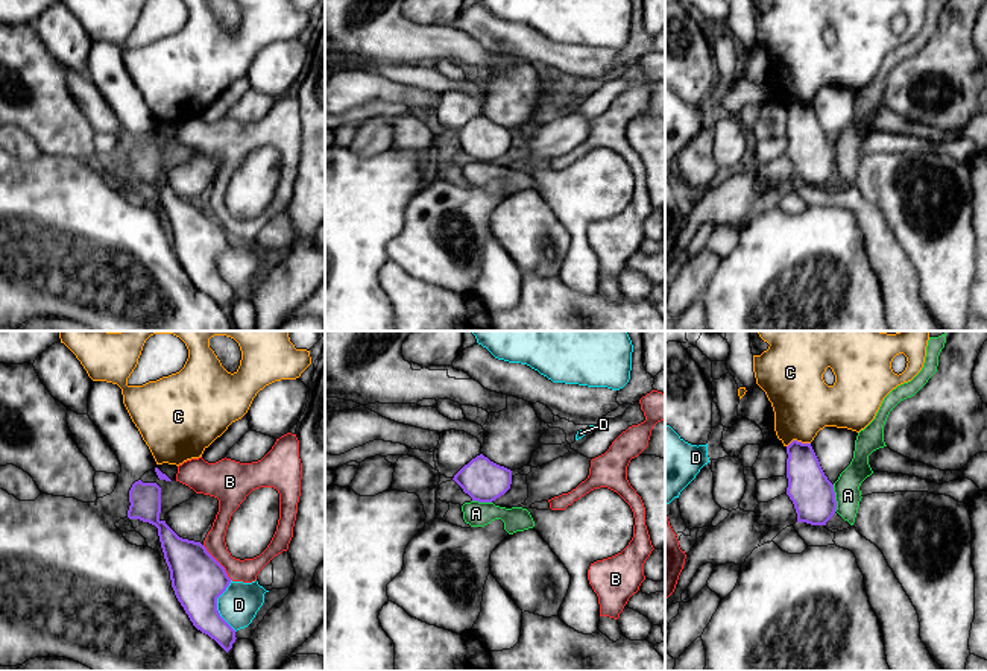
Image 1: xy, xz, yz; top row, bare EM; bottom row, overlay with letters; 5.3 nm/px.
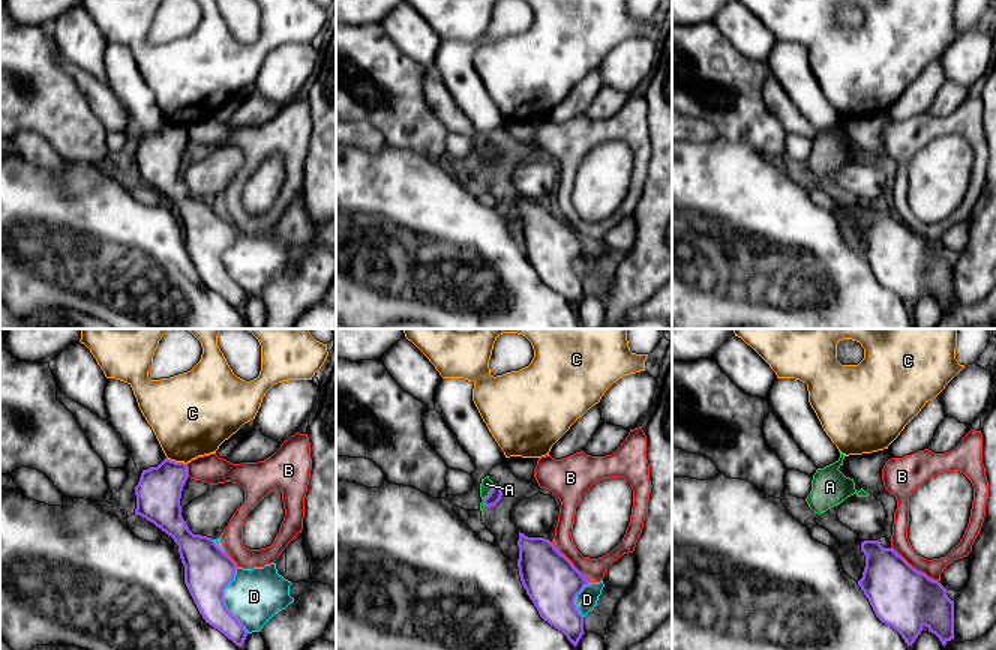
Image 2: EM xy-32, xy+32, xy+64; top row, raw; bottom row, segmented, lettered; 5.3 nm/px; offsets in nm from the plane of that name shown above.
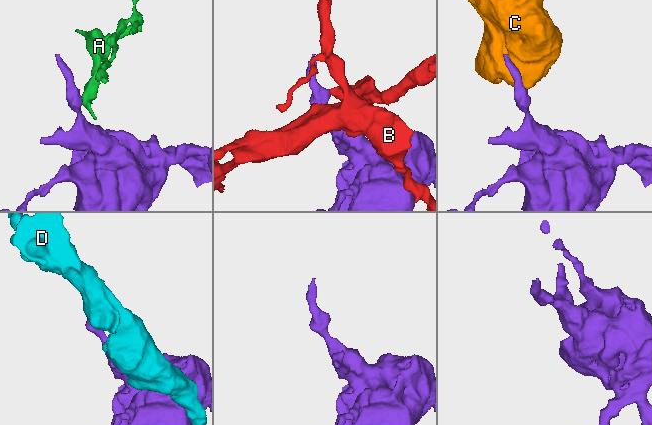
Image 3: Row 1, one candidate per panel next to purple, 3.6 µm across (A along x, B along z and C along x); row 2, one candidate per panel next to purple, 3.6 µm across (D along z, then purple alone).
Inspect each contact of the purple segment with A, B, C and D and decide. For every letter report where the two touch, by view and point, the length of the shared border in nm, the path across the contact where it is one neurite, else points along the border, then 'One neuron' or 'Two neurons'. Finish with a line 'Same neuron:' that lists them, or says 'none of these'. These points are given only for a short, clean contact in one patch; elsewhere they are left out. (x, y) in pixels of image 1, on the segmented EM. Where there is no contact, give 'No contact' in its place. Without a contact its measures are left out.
A: Touches purple at yz (834, 498). Shared border 140 nm. Two neurons
B: Touches purple at xy (217, 562). Shared border 240 nm. Two neurons
C: Touches purple at yz (797, 442). Shared border 130 nm. Two neurons
D: Touches purple at xy (216, 606). Shared border 280 nm. Two neurons
Same neuron: none of these

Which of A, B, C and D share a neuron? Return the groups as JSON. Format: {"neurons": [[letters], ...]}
{"neurons": [["A"], ["B"], ["C"], ["D"]]}

